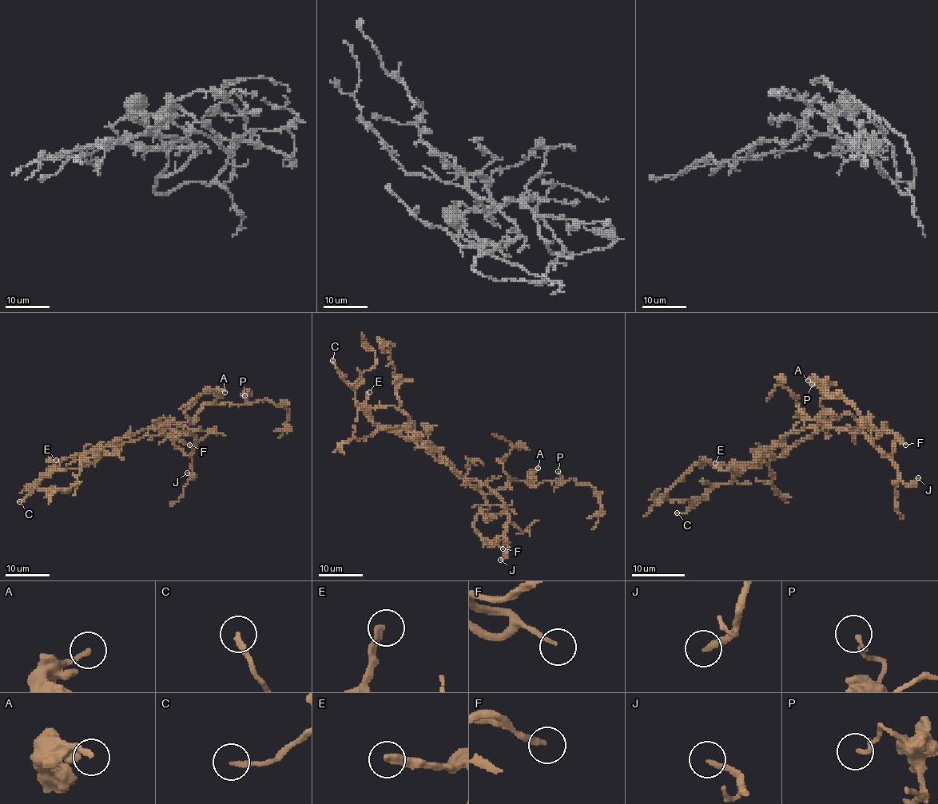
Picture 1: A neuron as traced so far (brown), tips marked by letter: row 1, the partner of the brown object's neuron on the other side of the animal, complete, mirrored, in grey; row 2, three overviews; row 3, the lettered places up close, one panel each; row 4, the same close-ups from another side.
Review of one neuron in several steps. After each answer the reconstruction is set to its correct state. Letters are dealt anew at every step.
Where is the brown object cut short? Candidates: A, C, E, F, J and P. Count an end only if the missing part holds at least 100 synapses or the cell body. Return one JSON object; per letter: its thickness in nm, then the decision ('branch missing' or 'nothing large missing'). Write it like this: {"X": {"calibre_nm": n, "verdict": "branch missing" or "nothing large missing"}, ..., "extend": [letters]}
{"A": {"calibre_nm": 220, "verdict": "nothing large missing"}, "C": {"calibre_nm": 200, "verdict": "nothing large missing"}, "E": {"calibre_nm": 280, "verdict": "nothing large missing"}, "F": {"calibre_nm": 180, "verdict": "nothing large missing"}, "J": {"calibre_nm": 240, "verdict": "branch missing"}, "P": {"calibre_nm": 200, "verdict": "nothing large missing"}, "extend": ["J"]}

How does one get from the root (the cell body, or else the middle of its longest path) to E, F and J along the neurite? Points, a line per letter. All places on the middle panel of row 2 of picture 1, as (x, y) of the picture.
E: (455, 468), (435, 449), (430, 449), (421, 441), (405, 441), (379, 427), (366, 410), (366, 395), (369, 392)
F: (455, 468), (459, 476), (482, 493), (486, 501), (474, 520), (474, 530), (486, 542), (494, 542), (502, 548)
J: (455, 468), (459, 476), (485, 483), (505, 504), (508, 516), (505, 544), (508, 548), (507, 554), (500, 560)

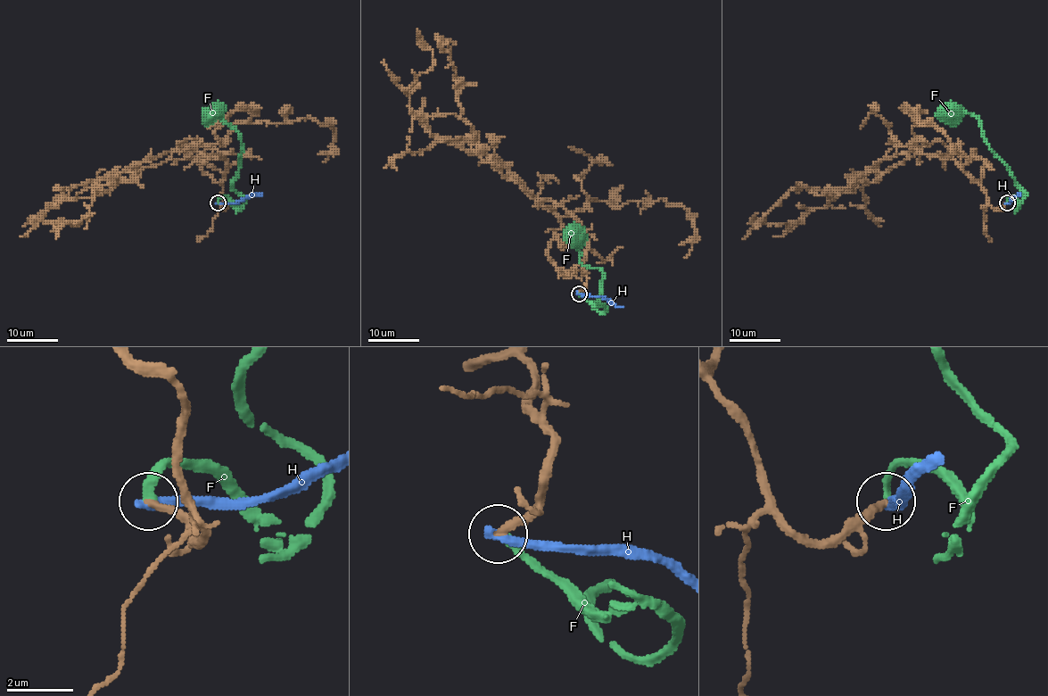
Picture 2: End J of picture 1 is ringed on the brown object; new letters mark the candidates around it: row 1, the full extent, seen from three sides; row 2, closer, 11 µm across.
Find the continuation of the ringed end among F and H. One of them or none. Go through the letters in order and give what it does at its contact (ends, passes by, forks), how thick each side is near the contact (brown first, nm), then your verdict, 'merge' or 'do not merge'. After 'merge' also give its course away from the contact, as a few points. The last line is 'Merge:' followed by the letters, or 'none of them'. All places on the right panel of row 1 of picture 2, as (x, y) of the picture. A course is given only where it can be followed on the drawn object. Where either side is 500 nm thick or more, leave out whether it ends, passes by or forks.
F: it ends | 240/240 nm | merge | via (1006, 202), (1012, 197), (1019, 203), (1017, 207), (1026, 194), (989, 147), (980, 122), (962, 112), (948, 112)
H: it ends | 240/320 nm | do not merge
Merge: F

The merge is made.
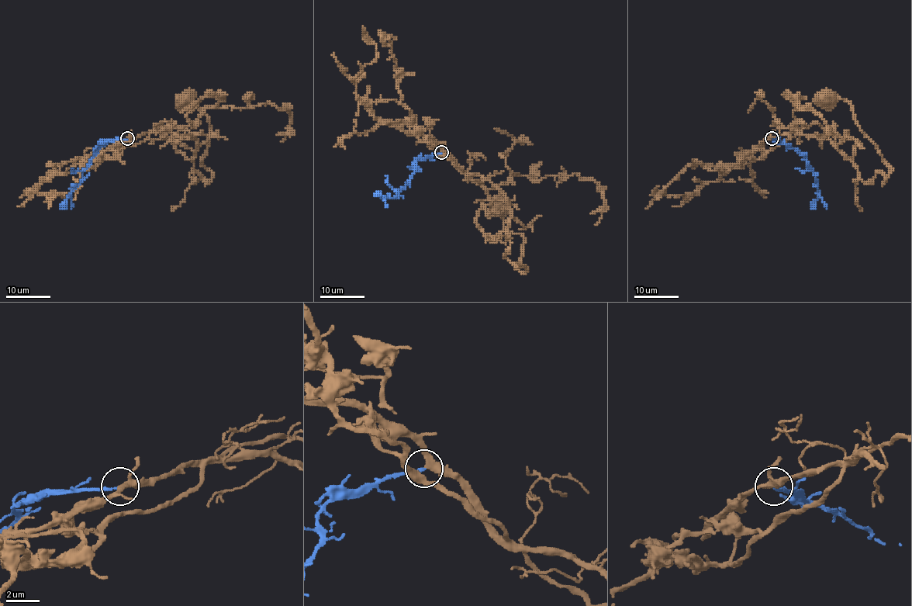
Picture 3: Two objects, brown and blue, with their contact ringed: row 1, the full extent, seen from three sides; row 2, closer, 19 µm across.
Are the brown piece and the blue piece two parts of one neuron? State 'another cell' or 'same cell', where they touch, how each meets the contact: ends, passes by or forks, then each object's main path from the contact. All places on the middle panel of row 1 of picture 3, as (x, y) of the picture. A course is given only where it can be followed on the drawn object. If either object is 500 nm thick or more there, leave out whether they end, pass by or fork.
same cell | (441, 152) | brown forks | blue ends | brown via (441, 153), (507, 199), (510, 243), (504, 254), (524, 272), (516, 268), (524, 237), (504, 227), (499, 205) | blue via (441, 153), (419, 158), (415, 163), (412, 176), (393, 197), (374, 196)

